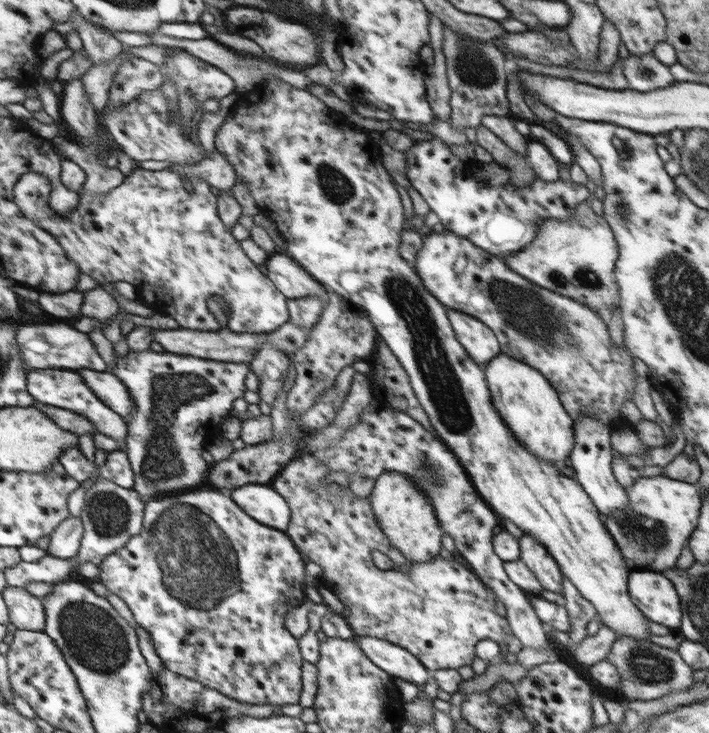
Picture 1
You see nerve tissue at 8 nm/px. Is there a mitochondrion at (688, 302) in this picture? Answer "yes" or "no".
yes

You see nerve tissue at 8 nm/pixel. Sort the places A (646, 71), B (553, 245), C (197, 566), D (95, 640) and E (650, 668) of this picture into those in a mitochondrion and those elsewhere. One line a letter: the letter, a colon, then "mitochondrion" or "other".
A: mitochondrion
B: other
C: mitochondrion
D: mitochondrion
E: mitochondrion

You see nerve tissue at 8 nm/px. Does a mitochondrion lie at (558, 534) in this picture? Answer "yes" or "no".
no

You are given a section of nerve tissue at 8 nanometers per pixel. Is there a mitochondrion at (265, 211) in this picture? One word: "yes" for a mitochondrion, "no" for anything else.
no

